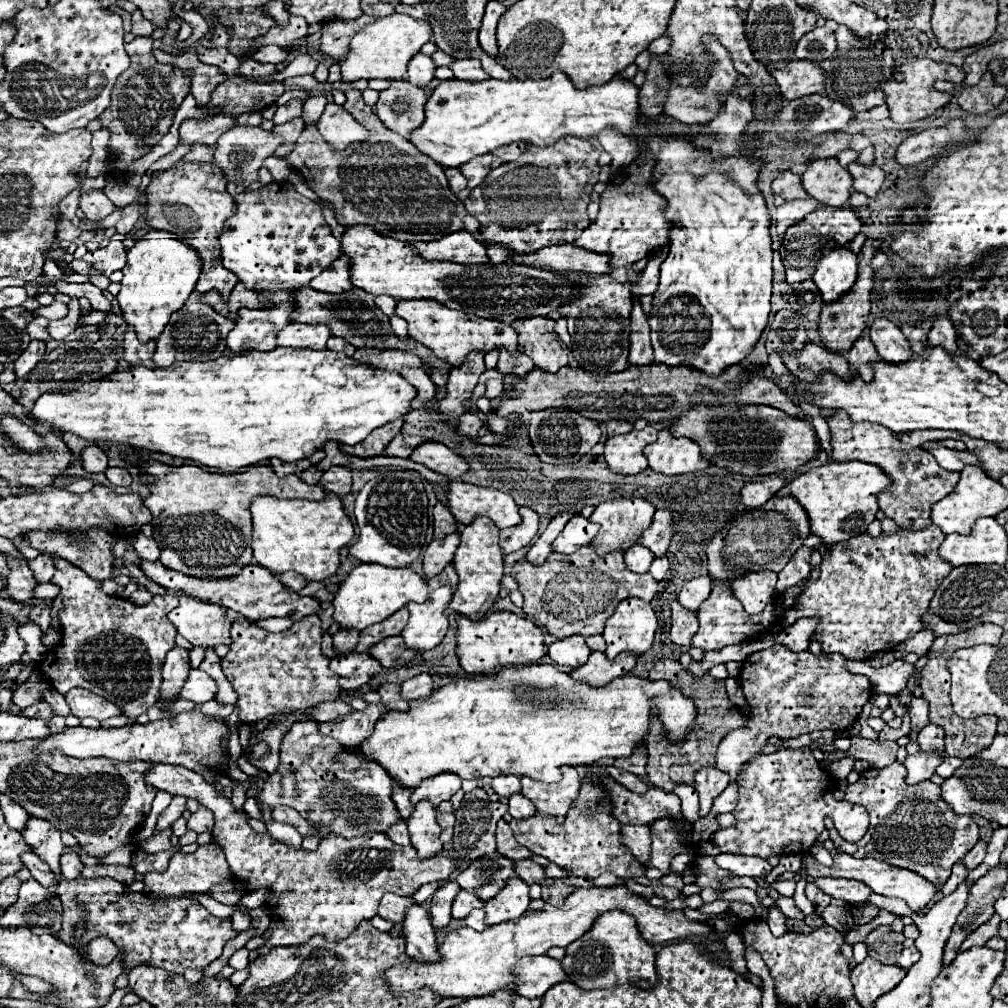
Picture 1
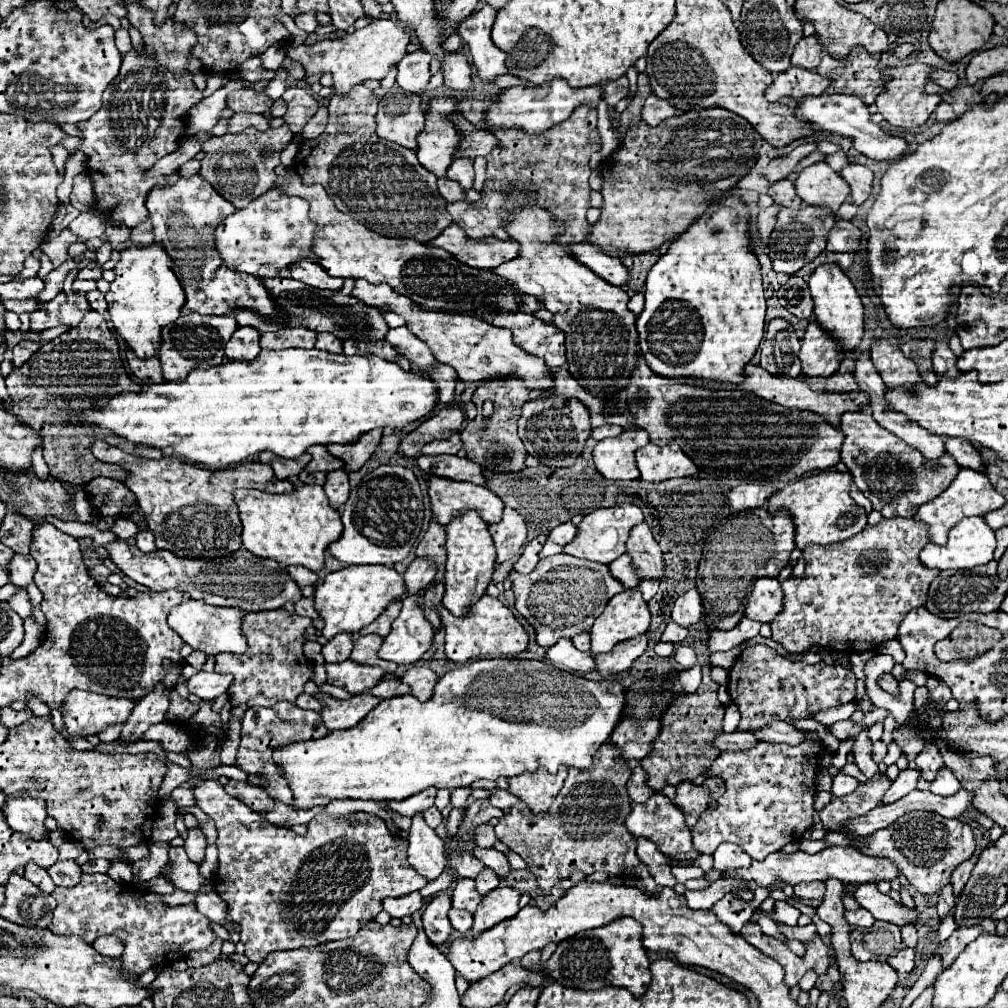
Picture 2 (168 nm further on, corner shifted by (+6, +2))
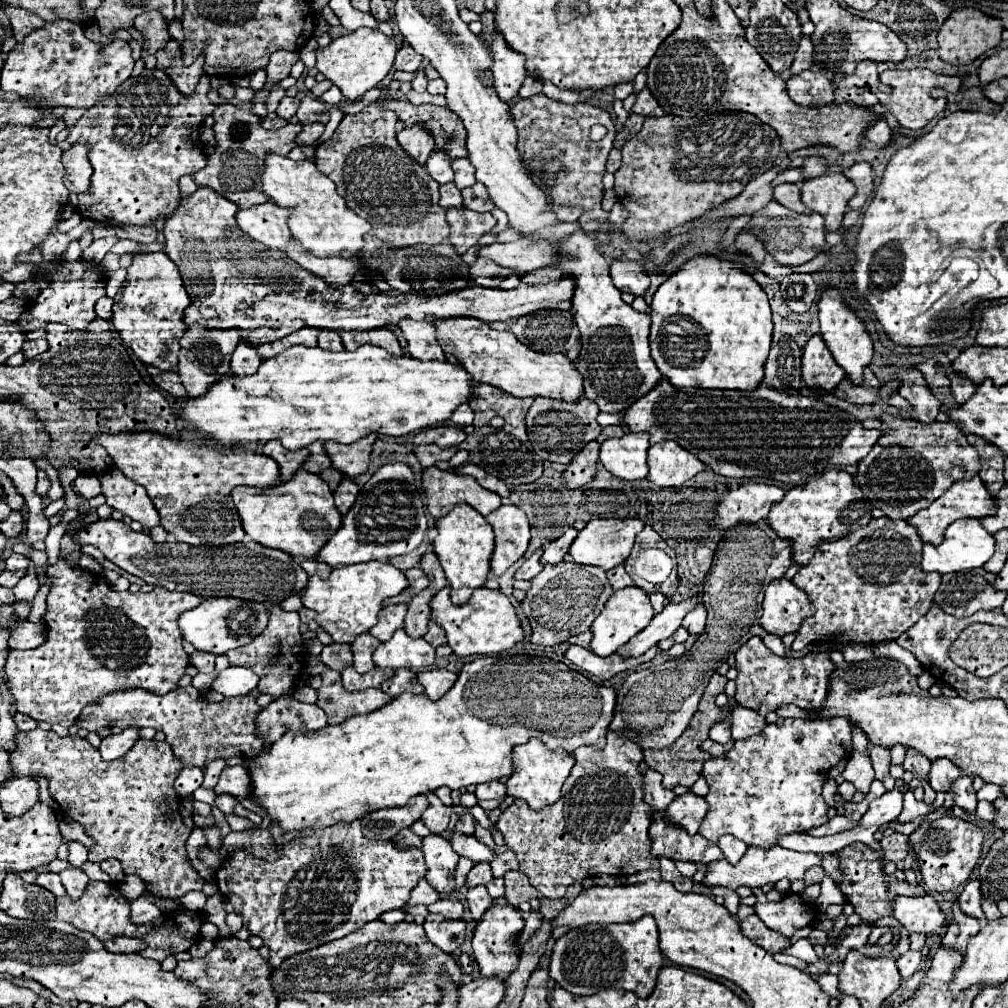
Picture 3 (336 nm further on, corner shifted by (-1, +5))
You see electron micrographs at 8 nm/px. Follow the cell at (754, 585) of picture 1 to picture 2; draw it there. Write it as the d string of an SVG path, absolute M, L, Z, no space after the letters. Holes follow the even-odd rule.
M760 578L754 584L750 602L746 606L746 616L758 622L770 624L784 610L784 592L776 578Z

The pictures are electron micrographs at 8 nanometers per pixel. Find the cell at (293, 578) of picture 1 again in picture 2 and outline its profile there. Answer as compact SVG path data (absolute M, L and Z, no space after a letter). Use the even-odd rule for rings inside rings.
M288 566L288 572L290 572L290 576L294 578L294 582L300 588L304 588L308 584L314 586L318 582L318 574L312 572L312 570L308 570L308 568L304 568L304 566Z

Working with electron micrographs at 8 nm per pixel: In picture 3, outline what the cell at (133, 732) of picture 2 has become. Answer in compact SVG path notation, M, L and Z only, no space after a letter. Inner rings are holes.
M127 727L125 731L121 731L117 735L105 737L99 747L101 757L105 761L113 761L113 759L119 759L121 755L125 755L133 747L133 743L139 741L139 731L141 729L137 729L137 727Z

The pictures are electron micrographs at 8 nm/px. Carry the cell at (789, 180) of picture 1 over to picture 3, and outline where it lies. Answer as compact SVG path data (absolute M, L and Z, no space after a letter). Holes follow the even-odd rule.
M795 183L777 185L775 187L775 201L779 201L781 205L785 205L791 211L809 213L809 209L801 203L801 191L799 191L799 185L795 185Z

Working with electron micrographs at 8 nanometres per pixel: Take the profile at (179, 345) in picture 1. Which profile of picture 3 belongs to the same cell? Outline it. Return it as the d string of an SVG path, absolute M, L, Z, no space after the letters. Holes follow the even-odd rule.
M189 327L185 335L181 337L181 351L179 351L179 365L177 373L181 377L183 387L187 389L187 395L199 397L201 393L207 391L207 387L215 381L219 381L223 375L231 373L229 363L231 355L239 343L239 331L229 329L229 331L205 331L203 327Z

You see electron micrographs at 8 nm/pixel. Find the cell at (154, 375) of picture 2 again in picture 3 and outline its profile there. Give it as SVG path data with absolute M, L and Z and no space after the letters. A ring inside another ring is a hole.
M149 365L149 367L147 367L147 373L153 377L153 383L155 383L157 387L161 387L165 393L175 395L175 397L187 395L185 389L183 389L183 385L181 385L181 381L179 381L179 375L177 375L175 371L163 371L163 373L161 373L157 367Z

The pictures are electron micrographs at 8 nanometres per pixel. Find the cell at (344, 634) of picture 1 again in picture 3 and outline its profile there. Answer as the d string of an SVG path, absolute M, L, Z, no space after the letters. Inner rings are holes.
M331 643L323 647L321 661L335 671L343 671L345 667L353 665L353 655L351 655L351 645L349 643Z

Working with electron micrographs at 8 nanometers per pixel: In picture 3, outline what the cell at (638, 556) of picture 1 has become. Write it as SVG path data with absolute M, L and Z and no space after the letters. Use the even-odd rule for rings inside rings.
M623 565L615 567L613 571L609 571L609 573L607 573L607 577L609 577L609 583L611 583L611 587L613 587L613 589L623 589L623 587L633 585L633 579L627 575L627 571L625 571L625 567L623 567Z

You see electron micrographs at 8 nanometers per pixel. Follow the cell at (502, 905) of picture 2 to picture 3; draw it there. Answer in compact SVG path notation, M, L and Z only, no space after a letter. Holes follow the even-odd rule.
M499 899L499 901L493 901L489 911L485 911L483 919L477 923L475 927L475 933L473 933L473 955L475 955L475 961L479 963L479 969L481 969L481 975L485 977L491 977L491 975L497 975L501 979L507 979L509 973L517 967L517 959L519 959L519 947L513 943L515 941L515 935L523 929L523 915L517 907L513 907L511 903Z

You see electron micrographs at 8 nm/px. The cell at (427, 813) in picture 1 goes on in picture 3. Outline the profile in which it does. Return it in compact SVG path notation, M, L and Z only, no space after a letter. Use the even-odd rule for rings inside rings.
M431 833L423 839L423 853L425 853L425 865L427 865L425 879L429 881L429 885L439 893L453 891L455 889L453 871L457 867L459 855L453 851L451 843L441 835Z

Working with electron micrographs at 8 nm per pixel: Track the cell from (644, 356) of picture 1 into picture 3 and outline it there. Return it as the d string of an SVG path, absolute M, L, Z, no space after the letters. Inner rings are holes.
M661 379L653 391L637 399L625 411L623 423L629 427L629 431L647 431L651 435L651 445L667 439L677 441L719 475L739 479L761 477L787 485L801 485L813 479L817 473L835 469L837 465L843 467L859 463L881 437L881 433L875 429L863 429L849 413L805 395L773 391L765 385L757 387L757 391L721 391L701 387L677 389L667 379Z

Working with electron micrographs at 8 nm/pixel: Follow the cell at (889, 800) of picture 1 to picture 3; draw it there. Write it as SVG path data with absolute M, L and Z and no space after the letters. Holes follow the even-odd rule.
M941 815L935 821L925 819L909 835L909 847L915 851L919 873L929 893L955 891L957 887L961 887L977 865L977 859L981 855L981 845L983 845L983 831L975 823L969 823L953 815Z

